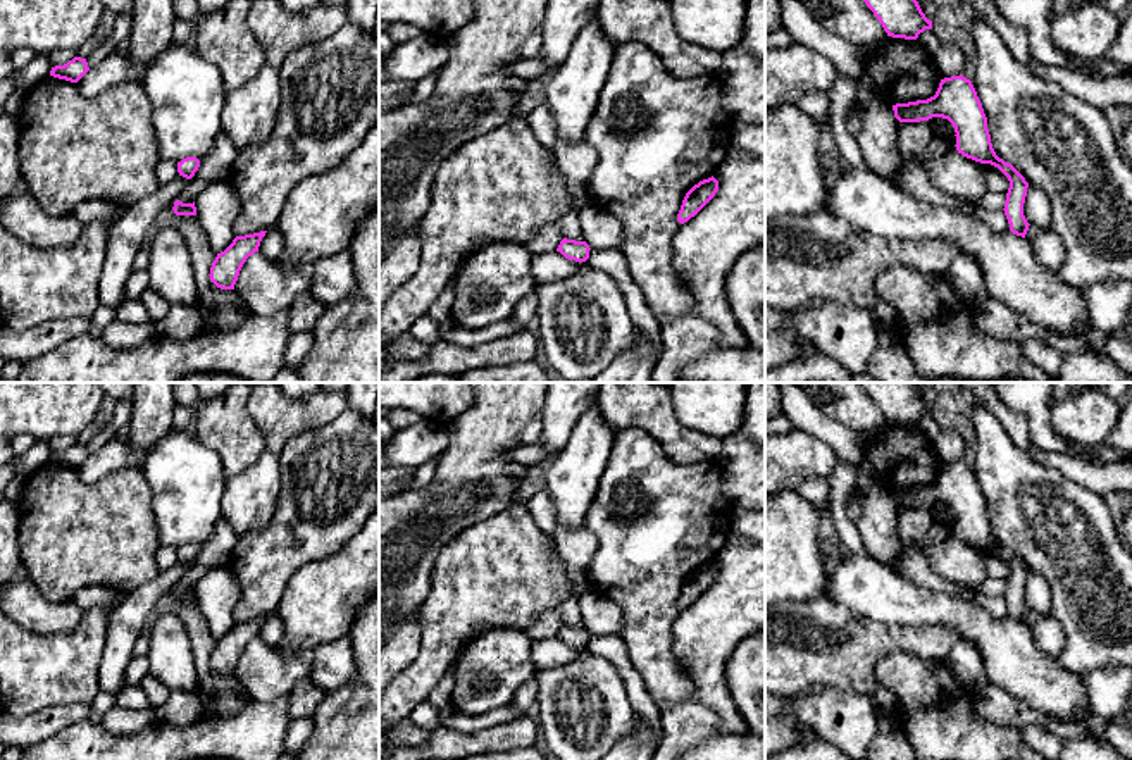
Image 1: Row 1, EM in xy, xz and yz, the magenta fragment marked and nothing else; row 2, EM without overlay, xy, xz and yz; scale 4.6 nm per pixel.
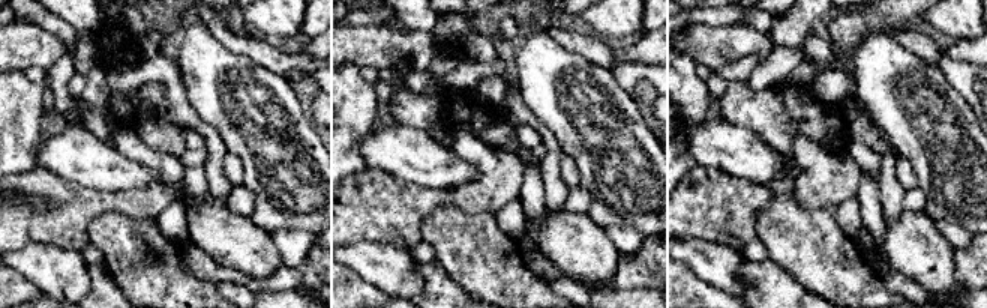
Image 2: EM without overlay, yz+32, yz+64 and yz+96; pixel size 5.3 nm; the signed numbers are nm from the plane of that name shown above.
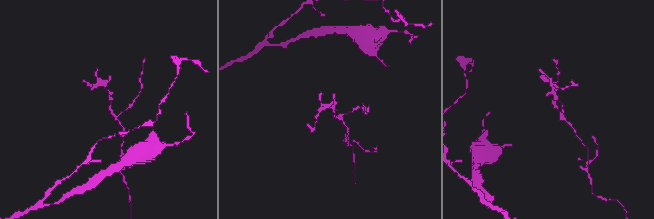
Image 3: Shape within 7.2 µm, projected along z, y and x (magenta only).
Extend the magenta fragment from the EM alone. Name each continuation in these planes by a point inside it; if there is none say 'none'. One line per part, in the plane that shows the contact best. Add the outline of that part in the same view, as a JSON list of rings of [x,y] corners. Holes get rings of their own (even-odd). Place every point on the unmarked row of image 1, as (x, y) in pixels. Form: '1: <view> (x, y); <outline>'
none

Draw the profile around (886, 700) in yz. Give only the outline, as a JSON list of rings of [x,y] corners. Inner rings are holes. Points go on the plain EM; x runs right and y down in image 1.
[[[879,686],[870,698],[880,710],[896,712],[896,695],[891,689]]]

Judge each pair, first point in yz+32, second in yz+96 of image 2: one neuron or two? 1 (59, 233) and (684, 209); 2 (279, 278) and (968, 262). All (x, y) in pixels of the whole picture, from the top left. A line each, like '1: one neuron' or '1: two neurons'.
1: one neuron
2: one neuron

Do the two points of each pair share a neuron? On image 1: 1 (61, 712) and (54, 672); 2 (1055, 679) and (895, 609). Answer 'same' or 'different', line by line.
1: different
2: same

